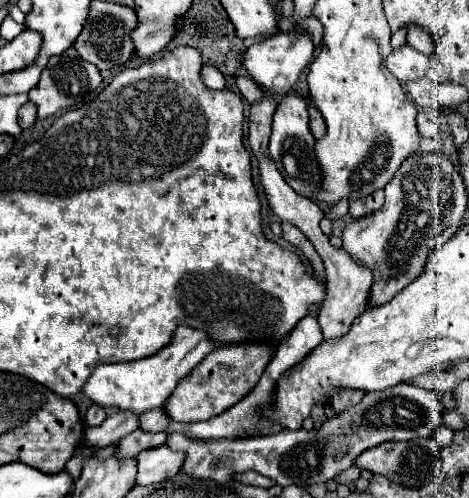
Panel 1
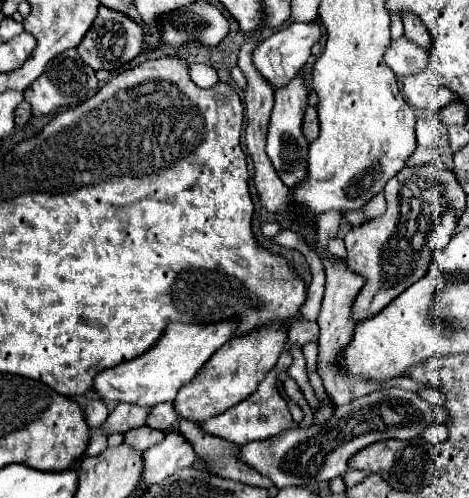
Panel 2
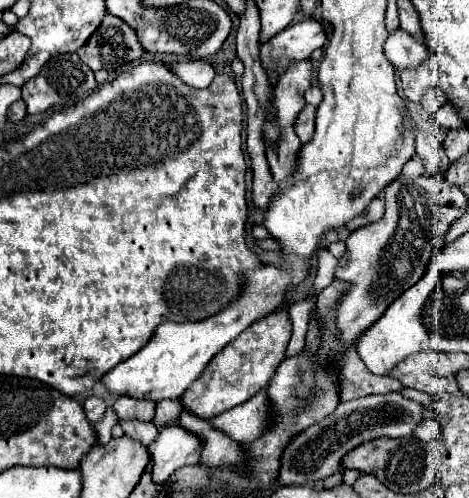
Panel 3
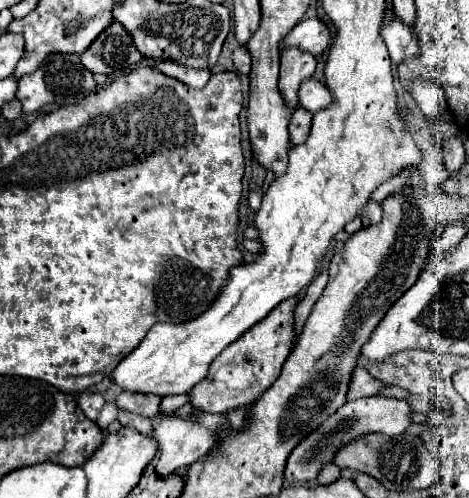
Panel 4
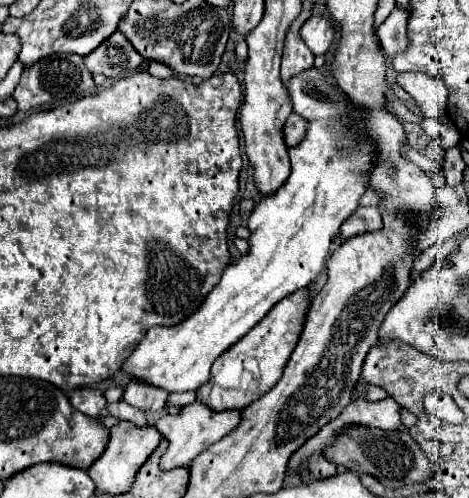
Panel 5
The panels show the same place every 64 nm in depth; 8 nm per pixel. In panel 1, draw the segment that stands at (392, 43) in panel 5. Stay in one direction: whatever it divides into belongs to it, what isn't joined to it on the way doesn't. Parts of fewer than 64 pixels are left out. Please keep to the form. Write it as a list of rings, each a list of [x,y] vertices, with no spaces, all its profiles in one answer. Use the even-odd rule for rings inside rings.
[[[408,44],[394,50],[388,58],[386,58],[386,66],[388,70],[400,80],[400,82],[414,82],[414,80],[420,80],[428,66],[430,66],[430,58],[416,52],[414,48],[410,48]]]

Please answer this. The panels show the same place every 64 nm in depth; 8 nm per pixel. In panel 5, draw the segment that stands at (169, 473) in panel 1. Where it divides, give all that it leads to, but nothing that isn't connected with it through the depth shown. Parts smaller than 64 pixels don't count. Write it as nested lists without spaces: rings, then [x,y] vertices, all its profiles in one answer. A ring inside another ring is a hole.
[[[200,402],[184,406],[178,416],[170,416],[170,414],[162,416],[156,422],[156,430],[162,434],[162,438],[168,440],[168,450],[160,458],[160,470],[172,470],[172,468],[178,468],[178,466],[190,466],[190,462],[200,452],[204,452],[208,446],[212,446],[214,442],[218,442],[220,438],[230,434],[238,424],[240,424],[240,412],[238,410],[212,412],[206,404],[200,404]]]

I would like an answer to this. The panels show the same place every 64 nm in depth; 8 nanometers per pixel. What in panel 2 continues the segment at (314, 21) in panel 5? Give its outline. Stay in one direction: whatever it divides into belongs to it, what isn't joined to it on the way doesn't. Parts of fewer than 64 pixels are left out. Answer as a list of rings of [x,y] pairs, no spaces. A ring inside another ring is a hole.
[[[292,22],[286,28],[274,32],[270,38],[262,40],[256,50],[252,52],[252,64],[254,68],[260,72],[260,76],[264,80],[268,80],[274,88],[282,88],[286,86],[308,62],[310,58],[310,48],[320,40],[320,26],[318,24],[300,24],[300,22]]]

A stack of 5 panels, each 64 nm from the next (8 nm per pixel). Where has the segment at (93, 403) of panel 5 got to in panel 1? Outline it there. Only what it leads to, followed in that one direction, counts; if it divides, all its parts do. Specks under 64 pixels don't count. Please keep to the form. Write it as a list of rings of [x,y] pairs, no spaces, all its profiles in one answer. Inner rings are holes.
[[[92,404],[86,412],[86,426],[100,426],[104,420],[106,420],[106,410]]]

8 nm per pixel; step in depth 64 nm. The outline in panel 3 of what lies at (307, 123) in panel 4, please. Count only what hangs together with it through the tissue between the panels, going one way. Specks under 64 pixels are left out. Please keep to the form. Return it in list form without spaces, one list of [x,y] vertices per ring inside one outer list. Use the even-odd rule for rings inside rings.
[[[306,104],[306,108],[300,112],[296,124],[294,124],[294,130],[298,134],[298,138],[306,144],[312,136],[314,136],[314,112],[316,108],[312,108],[310,104]]]

